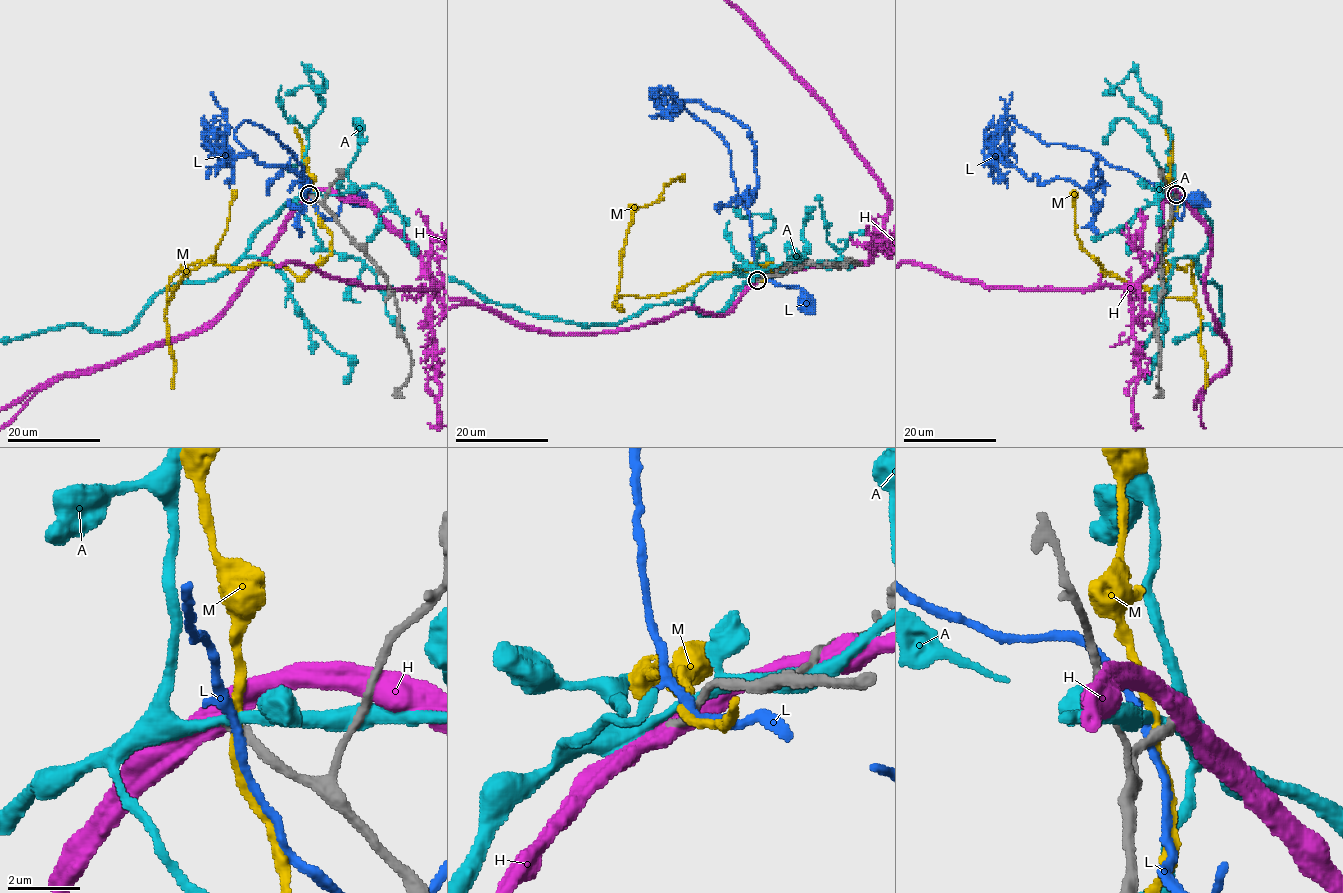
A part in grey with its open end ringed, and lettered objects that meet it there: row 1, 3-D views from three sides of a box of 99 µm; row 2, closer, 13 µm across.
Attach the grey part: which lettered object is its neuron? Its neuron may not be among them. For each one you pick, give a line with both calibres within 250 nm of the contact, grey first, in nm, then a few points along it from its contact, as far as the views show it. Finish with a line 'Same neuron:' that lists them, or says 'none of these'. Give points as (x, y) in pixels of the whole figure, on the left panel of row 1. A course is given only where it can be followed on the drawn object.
Same neuron: none of these

